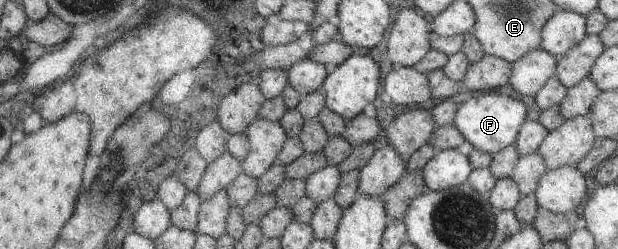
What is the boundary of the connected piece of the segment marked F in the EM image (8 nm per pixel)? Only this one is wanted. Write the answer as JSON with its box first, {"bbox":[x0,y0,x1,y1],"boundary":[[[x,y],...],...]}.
{"bbox":[452,92,525,155],"boundary":[[[484,92],[461,103],[455,110],[452,124],[473,148],[493,155],[514,142],[519,126],[525,121],[525,111],[525,105],[515,98]]]}

